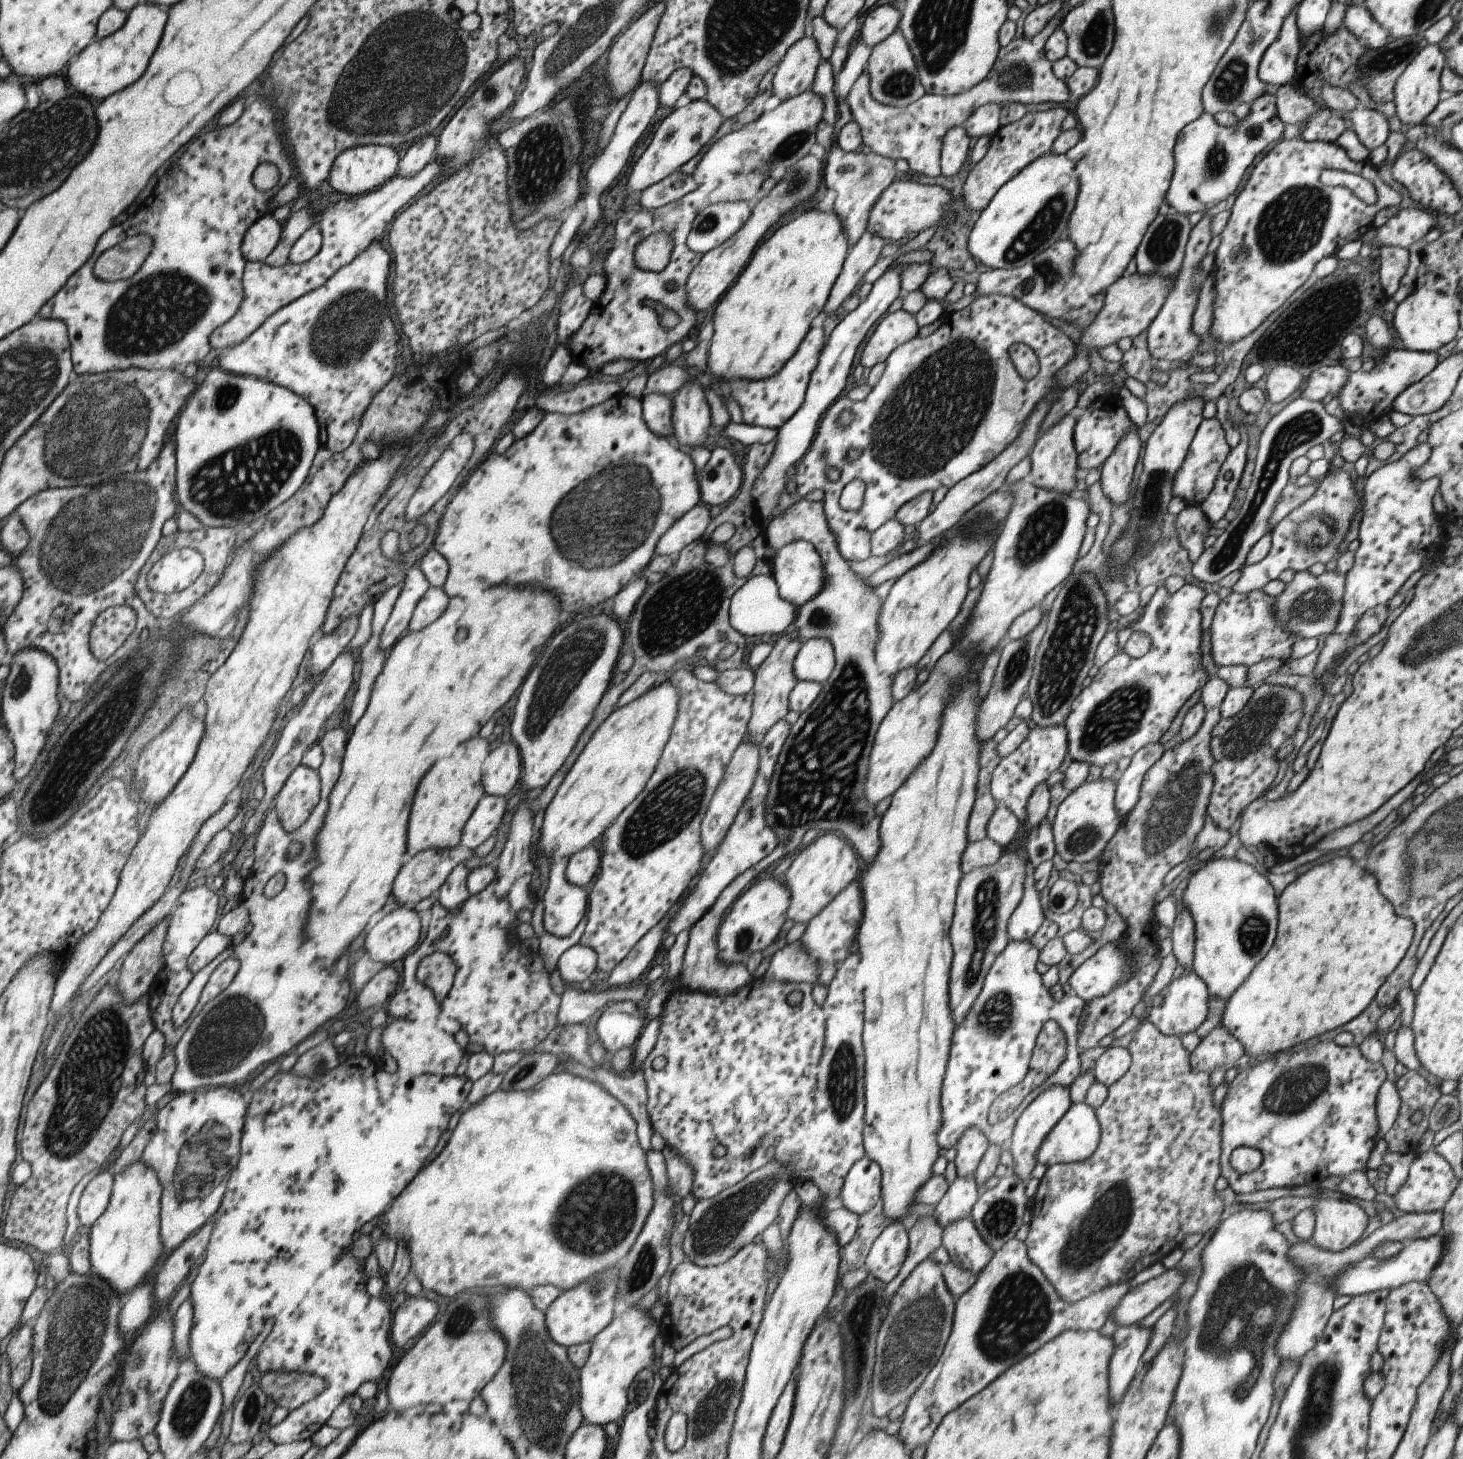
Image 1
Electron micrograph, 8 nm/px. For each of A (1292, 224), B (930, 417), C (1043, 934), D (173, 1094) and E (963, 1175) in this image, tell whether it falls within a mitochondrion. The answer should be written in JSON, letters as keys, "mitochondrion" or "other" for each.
{"A":"mitochondrion","B":"mitochondrion","C":"other","D":"other","E":"other"}

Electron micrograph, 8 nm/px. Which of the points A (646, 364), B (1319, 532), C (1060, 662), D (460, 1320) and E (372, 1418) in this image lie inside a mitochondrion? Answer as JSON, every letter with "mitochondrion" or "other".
{"A":"other","B":"mitochondrion","C":"mitochondrion","D":"mitochondrion","E":"other"}

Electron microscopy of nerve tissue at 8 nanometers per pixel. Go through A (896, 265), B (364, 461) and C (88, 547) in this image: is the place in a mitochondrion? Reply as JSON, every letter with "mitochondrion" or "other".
{"A":"other","B":"other","C":"mitochondrion"}

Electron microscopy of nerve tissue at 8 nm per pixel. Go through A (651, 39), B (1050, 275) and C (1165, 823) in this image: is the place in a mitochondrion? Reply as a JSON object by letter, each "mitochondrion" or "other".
{"A":"other","B":"mitochondrion","C":"mitochondrion"}

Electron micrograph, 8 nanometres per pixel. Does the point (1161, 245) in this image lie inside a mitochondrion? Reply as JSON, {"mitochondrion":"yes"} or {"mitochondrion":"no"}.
{"mitochondrion":"yes"}

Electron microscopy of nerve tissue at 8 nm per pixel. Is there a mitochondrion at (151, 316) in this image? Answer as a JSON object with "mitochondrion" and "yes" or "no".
{"mitochondrion":"yes"}

